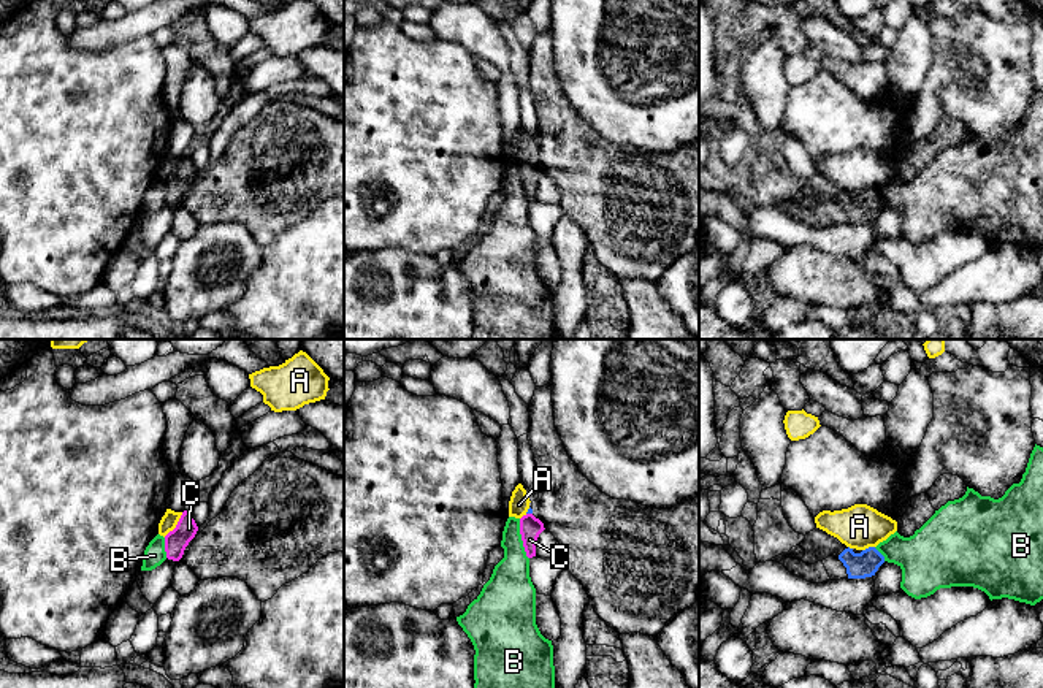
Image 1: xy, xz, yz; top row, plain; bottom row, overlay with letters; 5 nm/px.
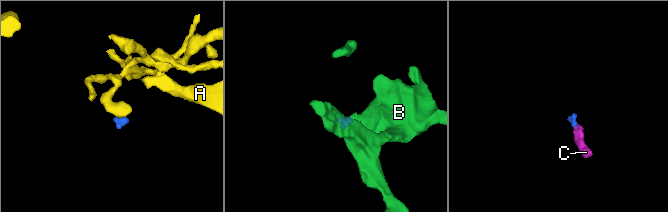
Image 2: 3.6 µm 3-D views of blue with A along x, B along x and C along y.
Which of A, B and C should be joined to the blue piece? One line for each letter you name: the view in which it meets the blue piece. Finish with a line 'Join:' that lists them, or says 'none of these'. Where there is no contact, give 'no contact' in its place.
C: meets blue in xz
Join: C

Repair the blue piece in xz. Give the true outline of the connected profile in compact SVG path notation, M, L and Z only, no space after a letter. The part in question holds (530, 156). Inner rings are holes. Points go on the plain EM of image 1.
M533 154L520 163L520 179L528 203L536 201L537 182L544 176L544 168L533 160Z

